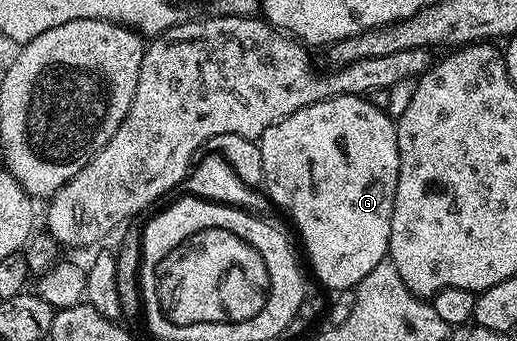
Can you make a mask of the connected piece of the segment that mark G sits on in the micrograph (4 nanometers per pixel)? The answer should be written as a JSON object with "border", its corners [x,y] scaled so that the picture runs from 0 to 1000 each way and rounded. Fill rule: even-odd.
{"border":[[[656,276],[650,287],[631,287],[598,305],[567,328],[567,340],[551,340],[551,352],[522,370],[497,413],[505,434],[505,481],[513,481],[509,528],[515,566],[532,604],[540,601],[571,648],[571,663],[578,672],[578,698],[586,707],[588,727],[594,730],[594,757],[602,765],[603,798],[617,812],[619,833],[634,839],[640,856],[685,850],[698,821],[706,821],[706,809],[714,809],[714,798],[721,798],[721,786],[729,786],[729,774],[745,765],[752,745],[760,598],[772,537],[772,437],[768,434],[764,358],[749,337],[747,323],[729,317],[708,284],[692,276]]]}

